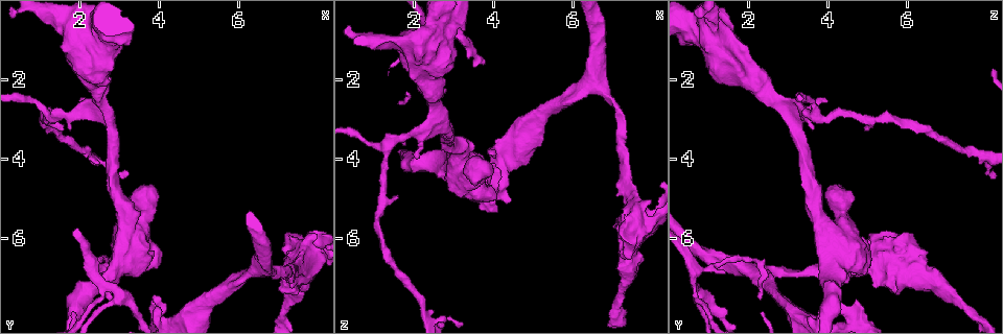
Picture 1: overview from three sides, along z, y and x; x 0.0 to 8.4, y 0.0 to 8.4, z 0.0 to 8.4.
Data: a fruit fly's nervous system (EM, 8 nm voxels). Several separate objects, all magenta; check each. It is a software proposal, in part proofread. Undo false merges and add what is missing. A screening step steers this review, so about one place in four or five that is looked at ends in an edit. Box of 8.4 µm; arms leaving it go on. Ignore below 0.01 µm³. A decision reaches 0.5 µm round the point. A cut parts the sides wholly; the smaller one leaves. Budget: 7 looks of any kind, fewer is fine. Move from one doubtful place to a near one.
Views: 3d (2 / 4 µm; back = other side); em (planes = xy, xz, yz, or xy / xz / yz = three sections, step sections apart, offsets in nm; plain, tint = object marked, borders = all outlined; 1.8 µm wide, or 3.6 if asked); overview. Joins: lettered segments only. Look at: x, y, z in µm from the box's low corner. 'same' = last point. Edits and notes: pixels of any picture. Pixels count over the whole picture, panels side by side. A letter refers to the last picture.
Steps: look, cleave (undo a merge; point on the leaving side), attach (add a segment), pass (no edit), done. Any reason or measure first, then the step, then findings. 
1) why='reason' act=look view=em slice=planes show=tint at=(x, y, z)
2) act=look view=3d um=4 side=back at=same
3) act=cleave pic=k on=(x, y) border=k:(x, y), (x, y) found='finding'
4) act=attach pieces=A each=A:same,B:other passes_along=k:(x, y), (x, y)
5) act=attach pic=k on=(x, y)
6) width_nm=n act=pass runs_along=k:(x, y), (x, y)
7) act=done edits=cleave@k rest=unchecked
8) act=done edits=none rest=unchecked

why='end of a long branch' act=look view=em slice=xy step=4 show=borders at=(2.75, 7.50, 2.25)

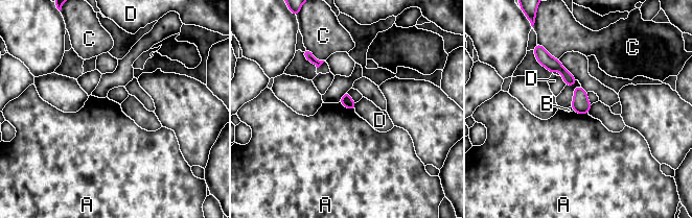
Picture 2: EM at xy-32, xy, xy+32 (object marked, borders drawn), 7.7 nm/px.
act=pass each=A:other,B:other,C:other,D:other border=2:(339, 102), (354, 110) found='none of them fits'

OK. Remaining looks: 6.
why='sudden change in width' act=look view=em um=3.6 slice=xz step=8 show=tint at=(1.90, 0.70, 1.15)

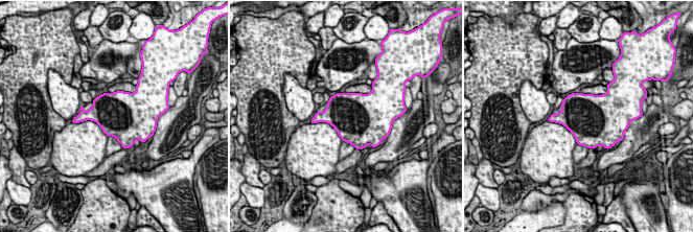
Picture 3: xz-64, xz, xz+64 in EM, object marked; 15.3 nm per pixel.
why='another direction' act=look view=em um=3.6 slice=planes show=borders at=same

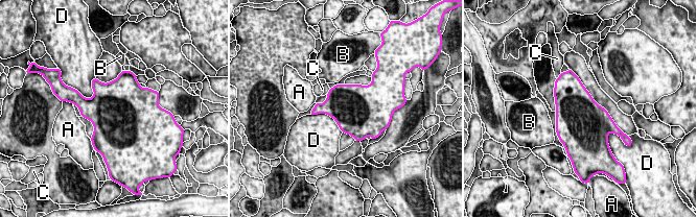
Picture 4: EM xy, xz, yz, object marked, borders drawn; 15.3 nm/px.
act=pass each=A:other,B:other,C:other,D:other found='one cell here'

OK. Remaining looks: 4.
why='three-way junction' act=look view=3d um=2 side=back at=(6.55, 6.80, 2.15)

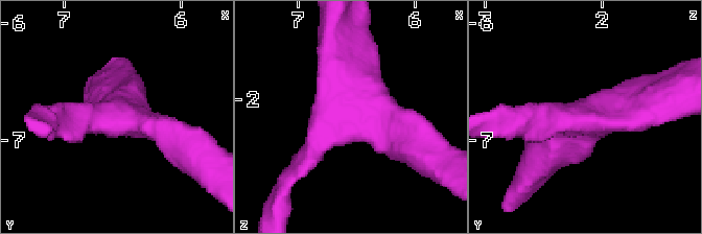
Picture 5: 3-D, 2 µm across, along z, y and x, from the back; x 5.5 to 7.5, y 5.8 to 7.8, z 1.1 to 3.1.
why='need the tissue' act=look view=em slice=planes show=tint at=(6.56, 6.80, 2.14)

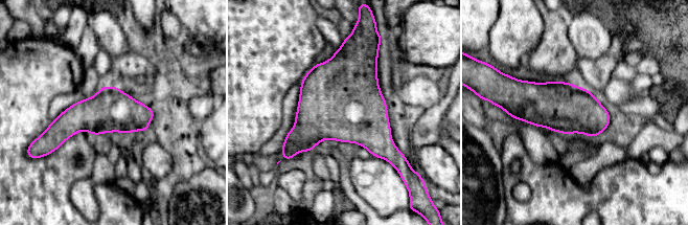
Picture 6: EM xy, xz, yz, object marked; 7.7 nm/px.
why='what lies round it' act=look view=em slice=planes show=borders at=same

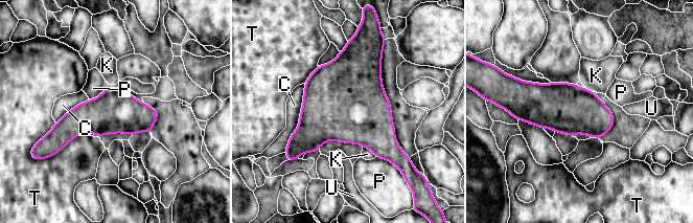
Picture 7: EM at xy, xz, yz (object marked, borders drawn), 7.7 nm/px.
width_nm=320 act=pass each=C:other,K:other,P:other,T:other,U:other border=7:(376, 156), (388, 159), (397, 166) found='all the same cell'

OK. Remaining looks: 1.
act=done edits=none rest=unchecked

